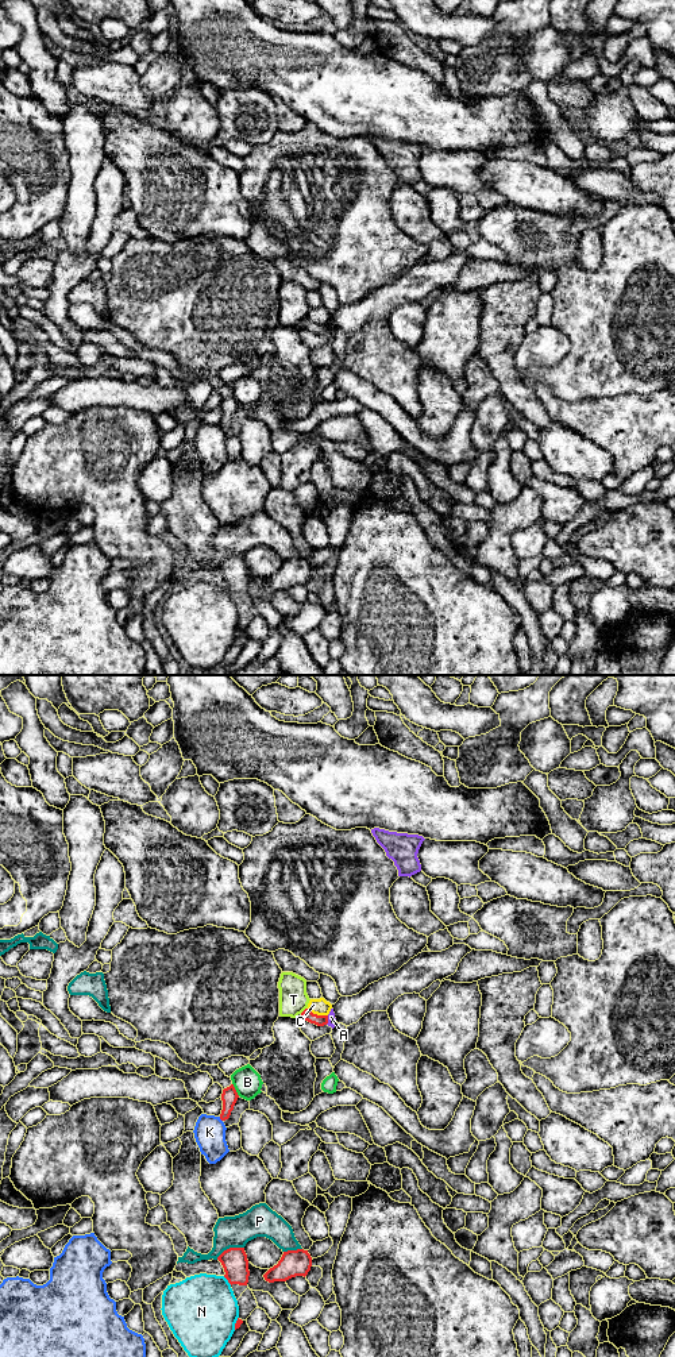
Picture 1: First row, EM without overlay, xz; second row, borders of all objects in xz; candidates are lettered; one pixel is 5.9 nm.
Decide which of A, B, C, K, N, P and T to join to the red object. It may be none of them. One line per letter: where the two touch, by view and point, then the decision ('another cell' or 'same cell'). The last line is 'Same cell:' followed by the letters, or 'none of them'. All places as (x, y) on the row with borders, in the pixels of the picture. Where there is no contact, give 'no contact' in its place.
A: contact xz (327, 1020); another cell
B: contact xz (235, 1090); another cell
C: contact xz (316, 1014); another cell
K: contact xz (220, 1118); another cell
N: contact xz (227, 1279); another cell
P: contact xz (230, 1248); another cell
T: contact xz (304, 1010); another cell
Same cell: none of them

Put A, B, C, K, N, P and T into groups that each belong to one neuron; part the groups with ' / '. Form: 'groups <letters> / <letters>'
groups A / B / C / K / N / P / T

